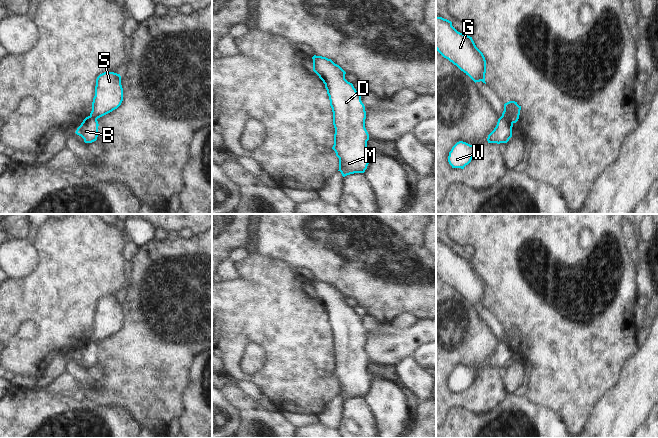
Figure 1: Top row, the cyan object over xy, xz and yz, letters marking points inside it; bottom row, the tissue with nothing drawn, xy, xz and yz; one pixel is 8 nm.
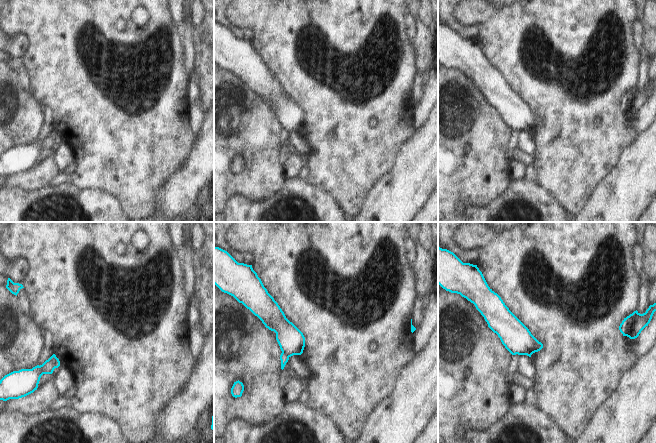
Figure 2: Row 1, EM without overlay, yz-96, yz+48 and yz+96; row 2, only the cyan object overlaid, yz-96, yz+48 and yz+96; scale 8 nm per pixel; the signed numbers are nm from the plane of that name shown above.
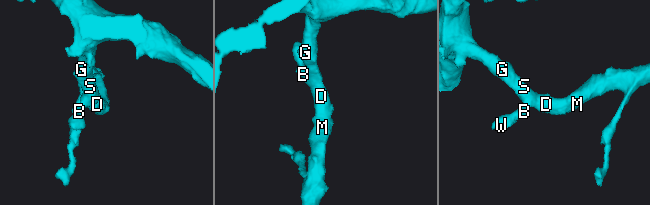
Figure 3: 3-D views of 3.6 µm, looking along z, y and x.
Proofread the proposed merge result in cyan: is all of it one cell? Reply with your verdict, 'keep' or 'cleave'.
cleave

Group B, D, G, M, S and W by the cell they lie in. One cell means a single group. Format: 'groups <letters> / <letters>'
groups B W / D G M S

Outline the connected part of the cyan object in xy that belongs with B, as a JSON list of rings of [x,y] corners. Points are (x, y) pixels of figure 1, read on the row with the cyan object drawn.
[[[88,116],[83,120],[75,133],[81,136],[85,143],[92,143],[97,140],[98,126],[99,124],[97,119]]]

